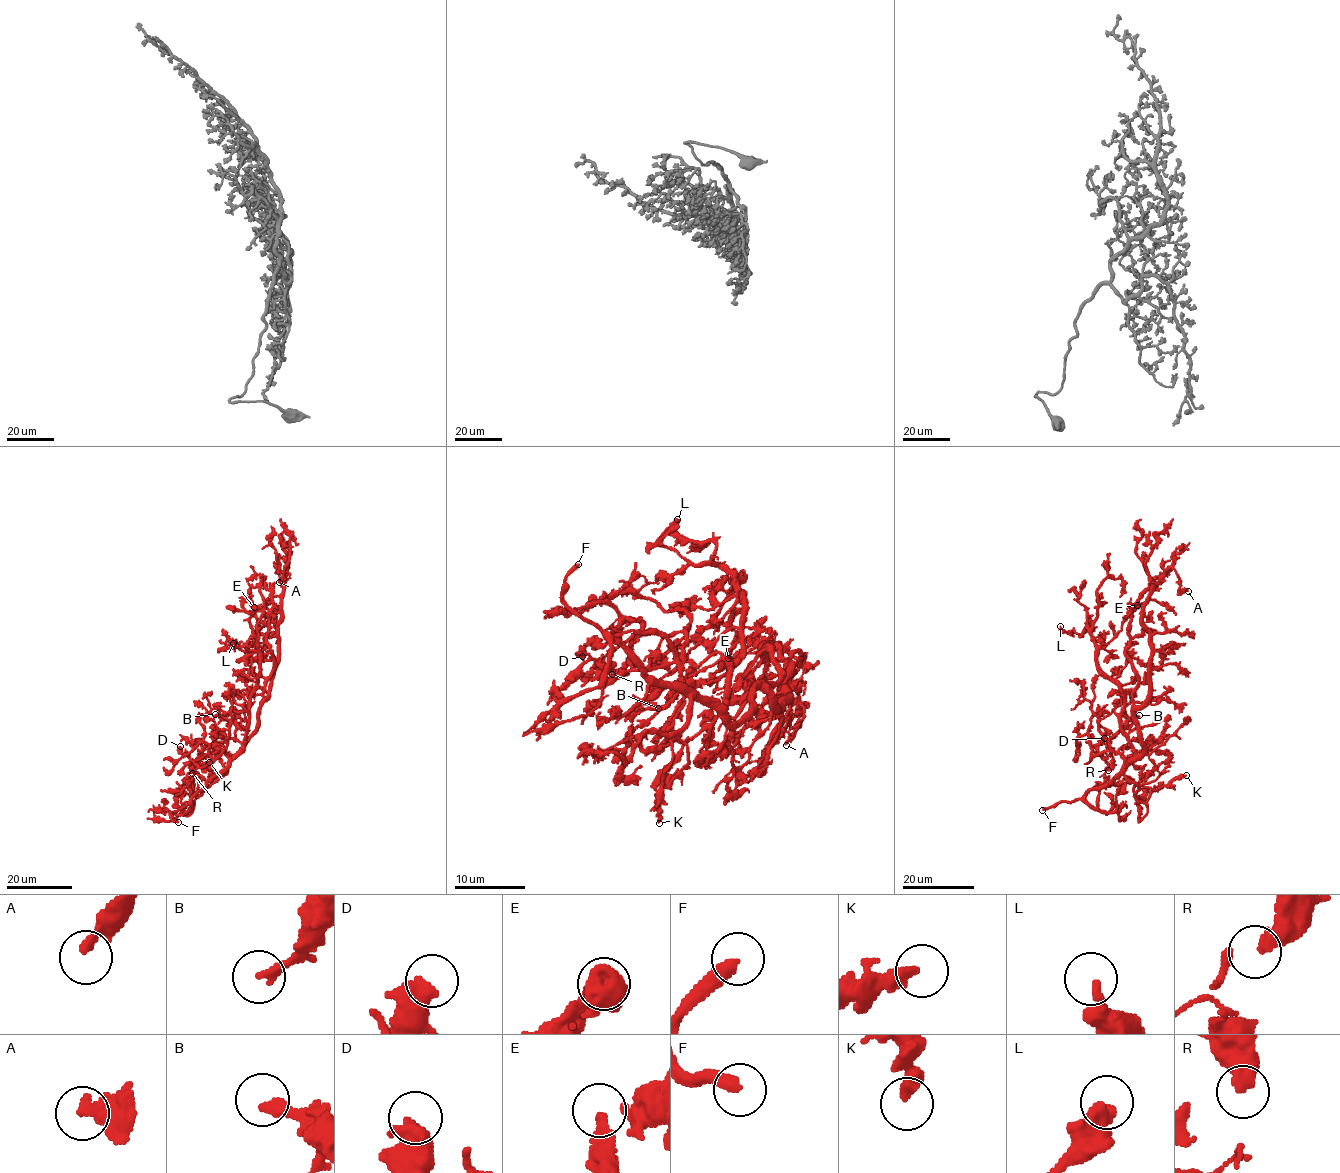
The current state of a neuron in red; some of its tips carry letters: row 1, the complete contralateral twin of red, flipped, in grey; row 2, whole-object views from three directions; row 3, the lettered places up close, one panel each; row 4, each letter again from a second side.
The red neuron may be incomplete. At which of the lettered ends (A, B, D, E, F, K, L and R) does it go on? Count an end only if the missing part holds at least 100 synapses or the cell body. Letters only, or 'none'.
F

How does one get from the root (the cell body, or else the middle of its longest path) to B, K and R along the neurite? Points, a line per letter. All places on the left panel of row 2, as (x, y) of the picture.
B: (255, 732), (245, 745), (248, 713), (230, 711), (225, 716), (215, 714)
K: (255, 732), (226, 772), (214, 779), (209, 762)
R: (255, 732), (231, 758), (223, 750), (199, 756), (192, 773)

